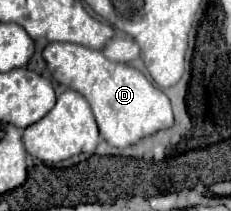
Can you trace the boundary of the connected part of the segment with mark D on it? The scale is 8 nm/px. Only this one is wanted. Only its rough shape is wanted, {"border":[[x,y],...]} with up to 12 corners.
{"border":[[51,42],[59,84],[111,146],[173,124],[165,92],[103,50]]}

